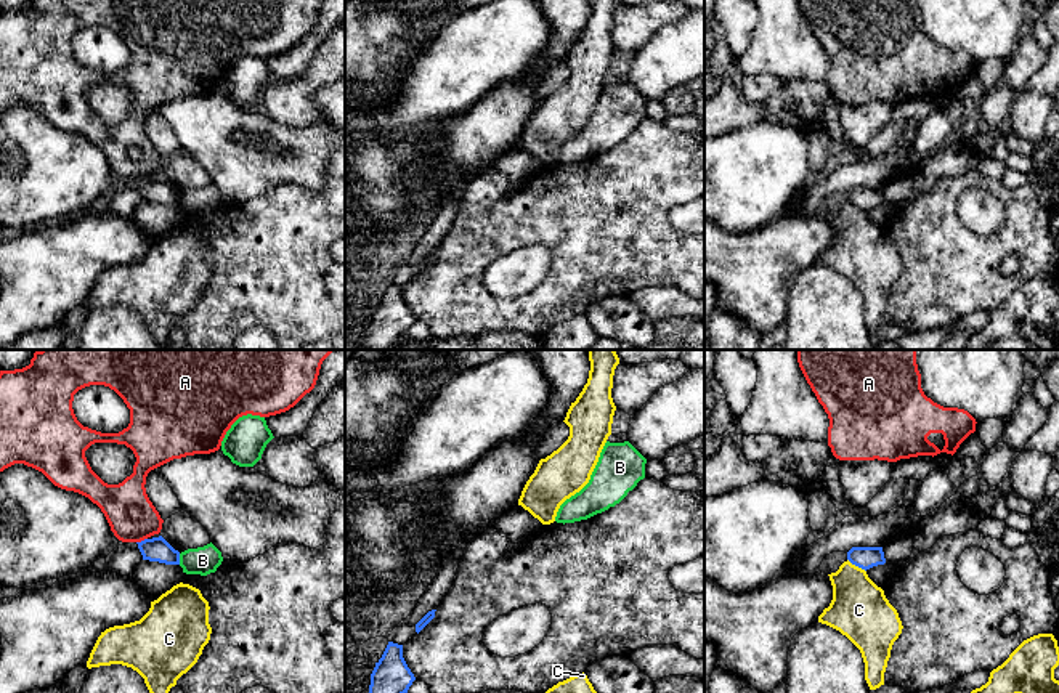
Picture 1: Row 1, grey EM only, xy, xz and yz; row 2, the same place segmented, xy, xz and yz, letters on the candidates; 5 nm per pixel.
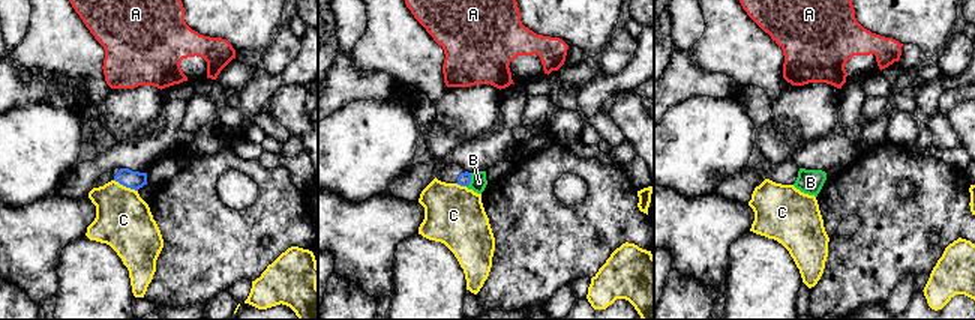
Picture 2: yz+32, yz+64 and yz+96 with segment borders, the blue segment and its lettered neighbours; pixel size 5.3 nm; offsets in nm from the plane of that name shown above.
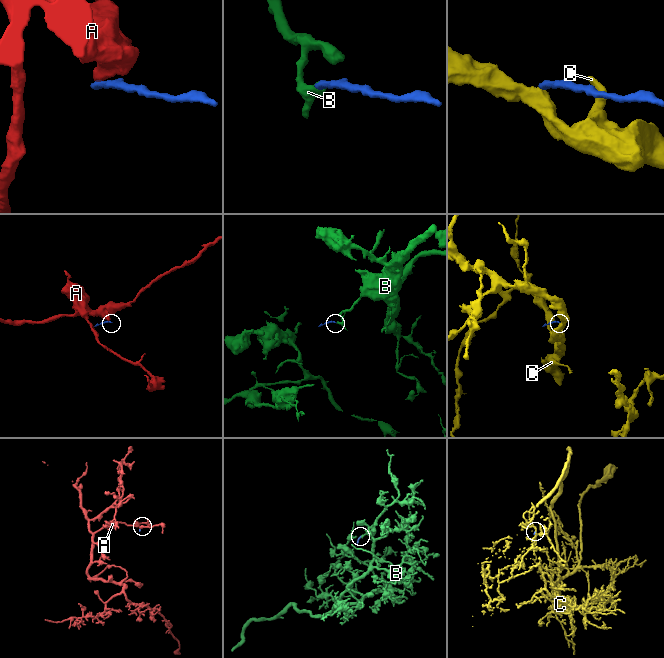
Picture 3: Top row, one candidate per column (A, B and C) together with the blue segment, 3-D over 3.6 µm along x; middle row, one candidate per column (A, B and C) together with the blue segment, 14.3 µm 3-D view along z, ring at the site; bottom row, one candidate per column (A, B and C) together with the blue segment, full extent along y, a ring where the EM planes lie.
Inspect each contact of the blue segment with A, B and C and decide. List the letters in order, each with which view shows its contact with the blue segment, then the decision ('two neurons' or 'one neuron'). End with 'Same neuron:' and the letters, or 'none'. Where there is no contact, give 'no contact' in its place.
A: meets blue in xy; two neurons
B: meets blue in xy; two neurons
C: meets blue in yz; two neurons
Same neuron: none

